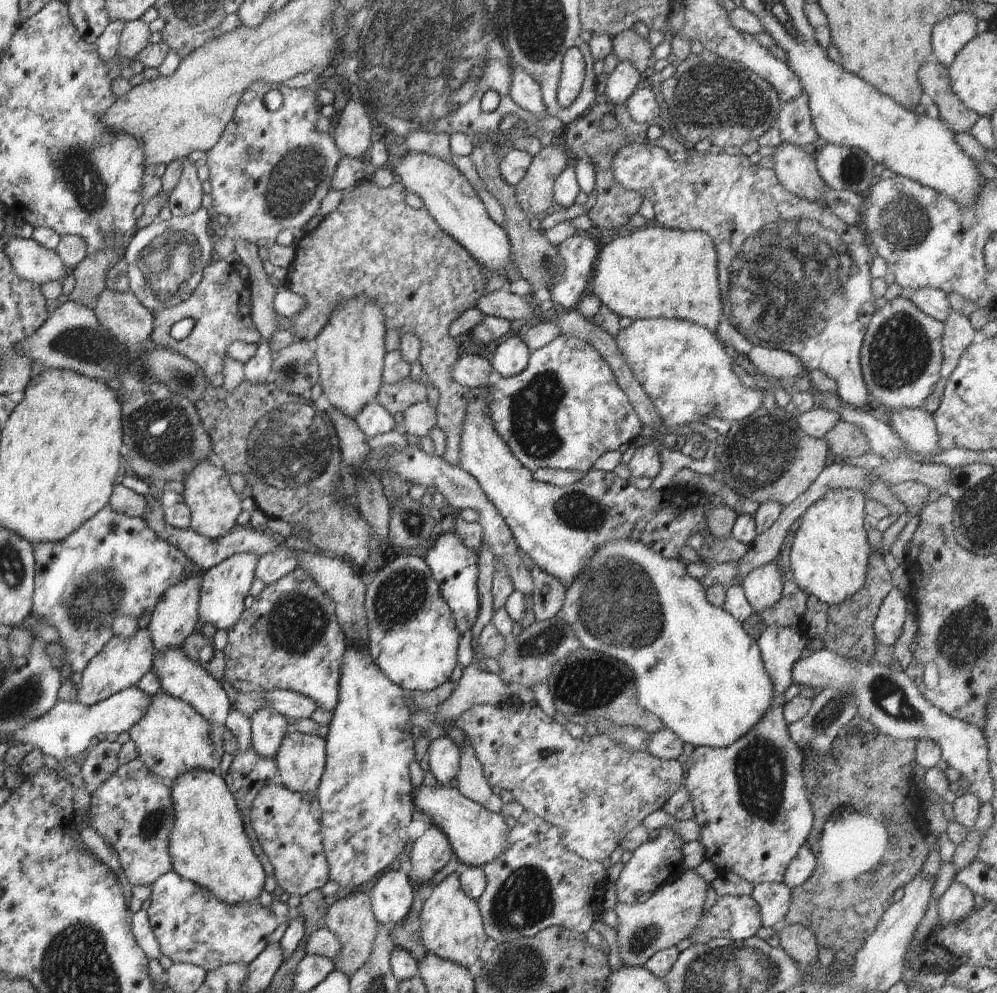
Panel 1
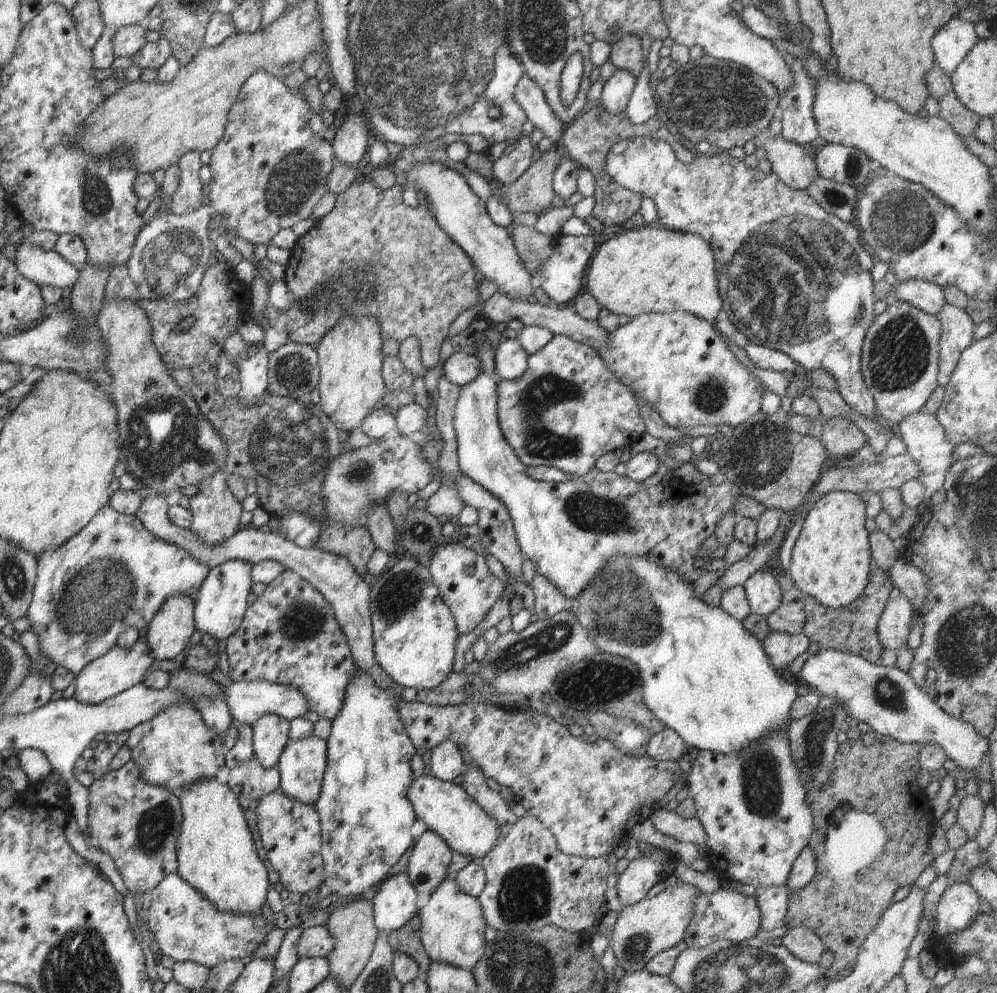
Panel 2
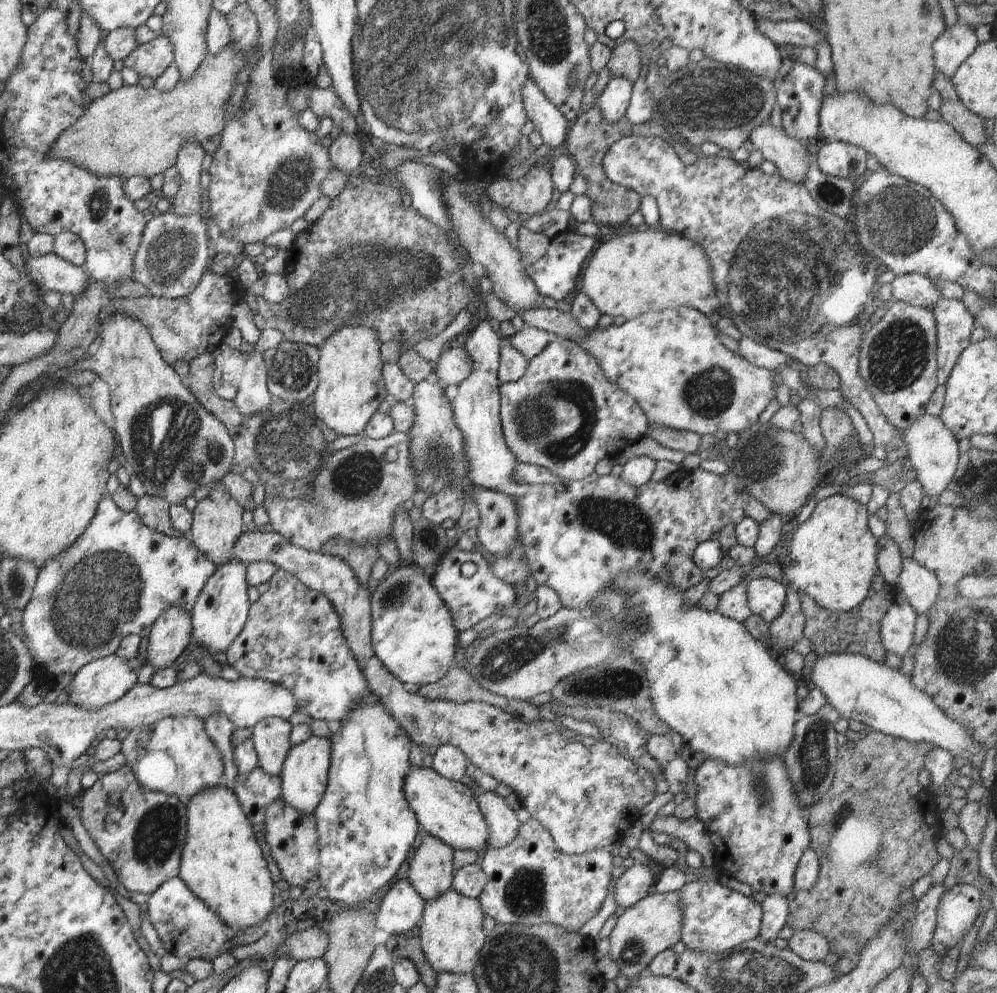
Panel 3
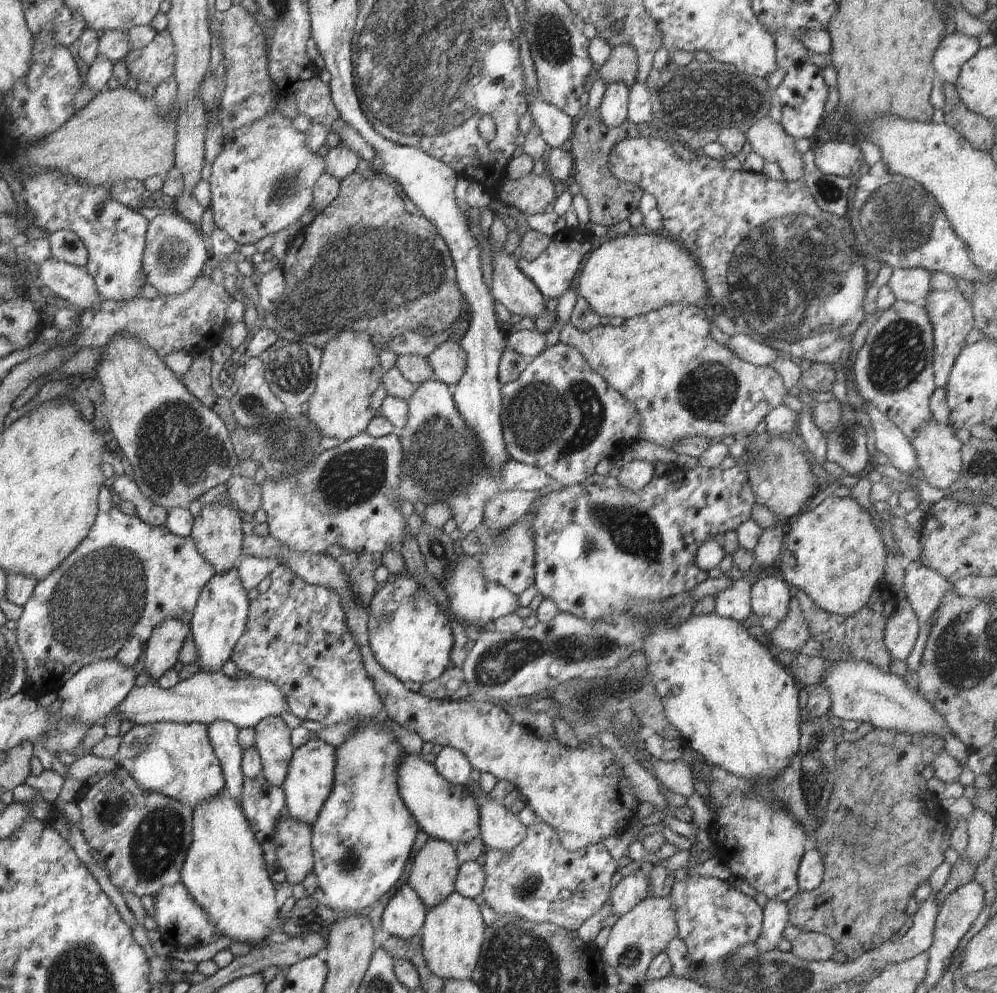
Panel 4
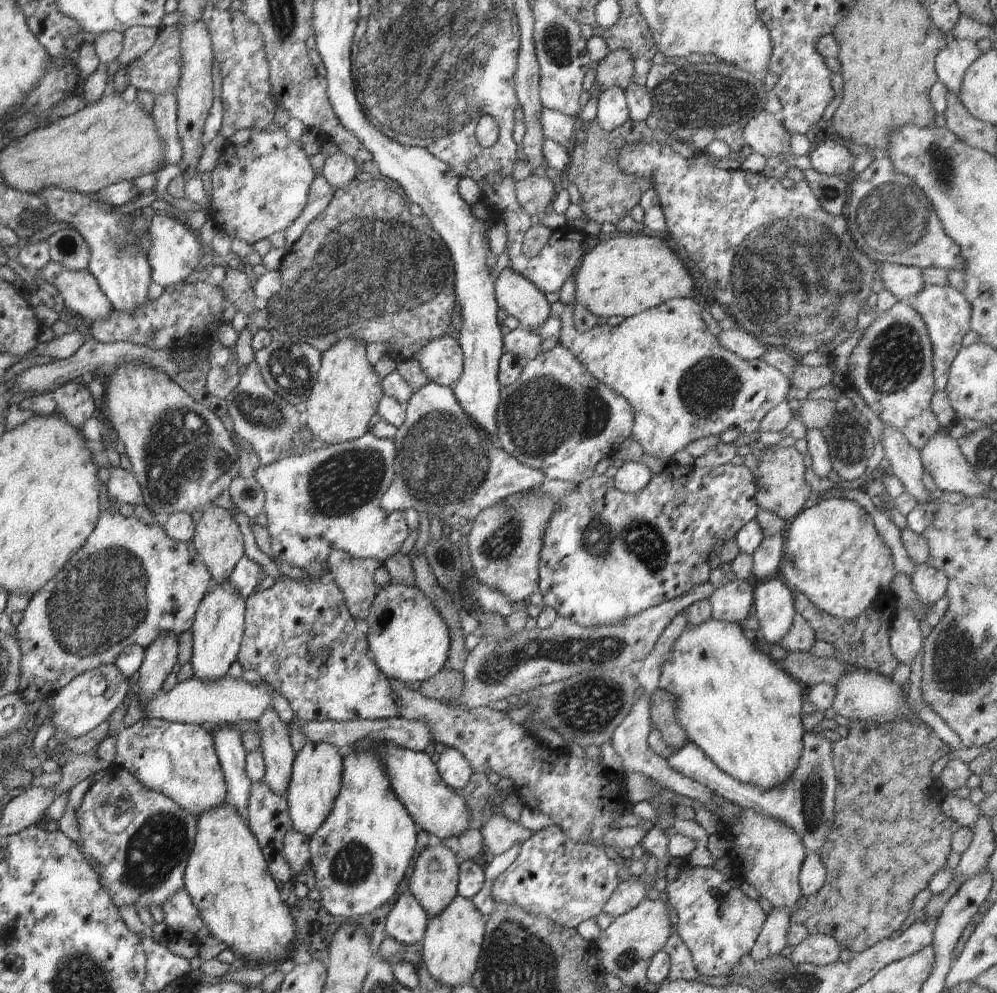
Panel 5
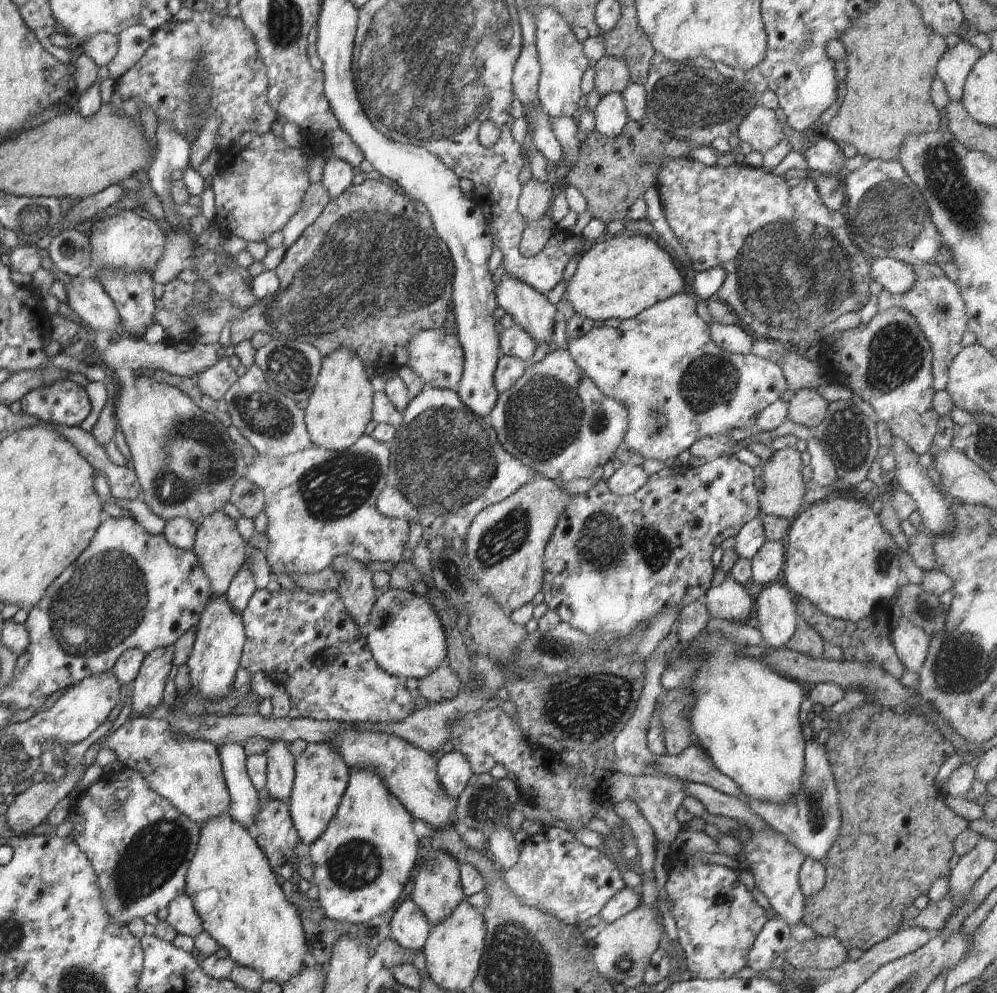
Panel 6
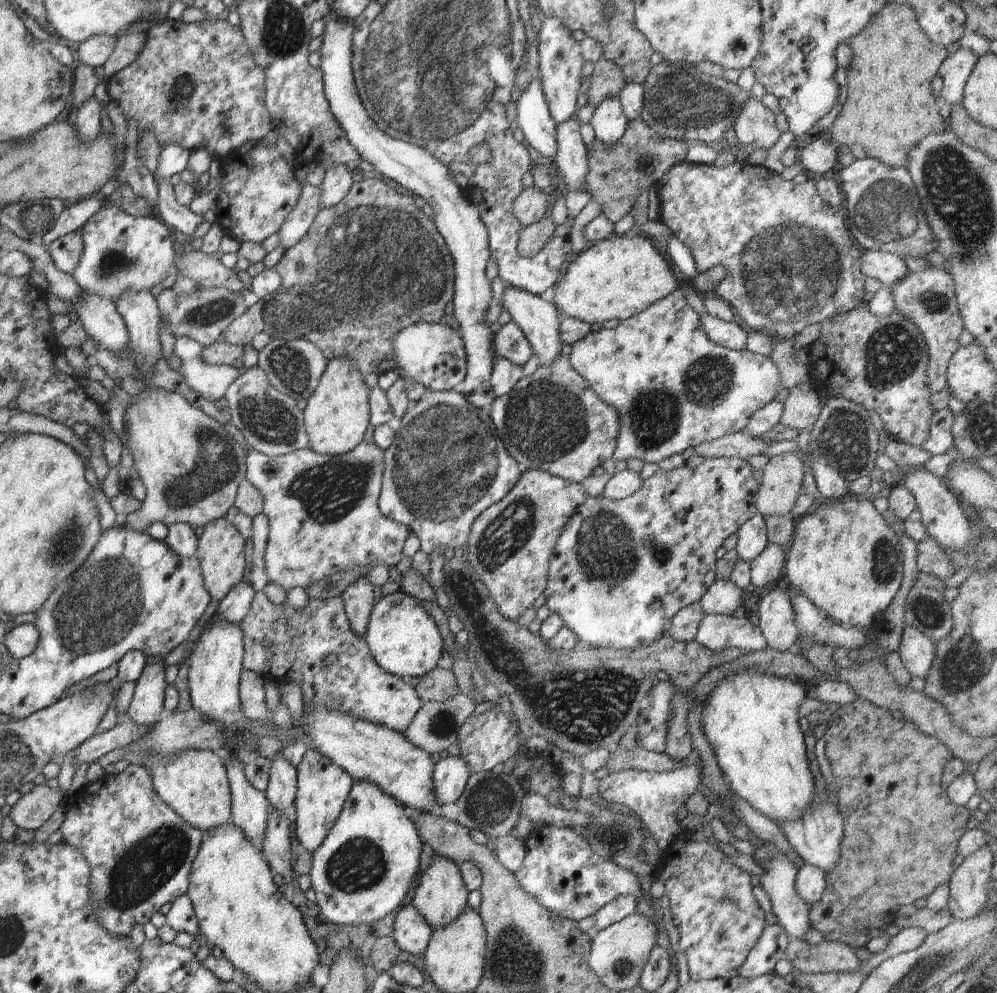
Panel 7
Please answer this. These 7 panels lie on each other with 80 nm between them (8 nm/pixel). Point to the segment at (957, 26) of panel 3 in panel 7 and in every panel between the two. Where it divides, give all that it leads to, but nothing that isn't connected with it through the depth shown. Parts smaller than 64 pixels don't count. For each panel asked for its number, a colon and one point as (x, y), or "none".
4: (956, 48)
5: (951, 63)
6: (954, 65)
7: (954, 70)

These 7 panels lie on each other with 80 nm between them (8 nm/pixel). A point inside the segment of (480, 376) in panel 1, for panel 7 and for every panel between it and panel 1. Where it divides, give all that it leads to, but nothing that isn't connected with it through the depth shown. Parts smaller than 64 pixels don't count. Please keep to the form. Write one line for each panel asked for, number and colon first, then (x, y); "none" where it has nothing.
2: (460, 368)
3: (454, 366)
4: (449, 361)
5: (441, 359)
6: (437, 357)
7: (434, 355)

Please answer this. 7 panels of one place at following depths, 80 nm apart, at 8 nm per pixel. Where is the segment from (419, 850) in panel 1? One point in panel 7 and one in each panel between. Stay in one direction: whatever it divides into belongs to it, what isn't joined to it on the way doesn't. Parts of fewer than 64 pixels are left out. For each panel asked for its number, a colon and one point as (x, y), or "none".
2: (427, 867)
3: (431, 870)
4: (432, 876)
5: (436, 874)
6: (437, 890)
7: (441, 896)

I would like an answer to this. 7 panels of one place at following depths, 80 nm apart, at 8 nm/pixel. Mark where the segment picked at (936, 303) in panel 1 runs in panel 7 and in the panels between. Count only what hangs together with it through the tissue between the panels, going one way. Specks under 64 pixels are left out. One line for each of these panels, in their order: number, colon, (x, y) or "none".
2: (930, 298)
3: (915, 289)
4: (911, 285)
5: (904, 282)
6: (897, 277)
7: (887, 267)

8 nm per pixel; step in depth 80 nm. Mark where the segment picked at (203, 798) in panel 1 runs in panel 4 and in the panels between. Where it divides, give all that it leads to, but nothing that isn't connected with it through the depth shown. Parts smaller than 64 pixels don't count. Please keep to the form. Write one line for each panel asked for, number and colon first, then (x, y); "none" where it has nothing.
2: (217, 854)
3: (221, 862)
4: (224, 870)

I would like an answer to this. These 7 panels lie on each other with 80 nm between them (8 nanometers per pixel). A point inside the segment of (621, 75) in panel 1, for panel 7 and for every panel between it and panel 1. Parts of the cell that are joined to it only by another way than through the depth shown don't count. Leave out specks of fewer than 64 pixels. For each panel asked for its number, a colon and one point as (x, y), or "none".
2: (617, 91)
3: (613, 102)
4: (613, 109)
5: (613, 112)
6: (610, 114)
7: (609, 122)

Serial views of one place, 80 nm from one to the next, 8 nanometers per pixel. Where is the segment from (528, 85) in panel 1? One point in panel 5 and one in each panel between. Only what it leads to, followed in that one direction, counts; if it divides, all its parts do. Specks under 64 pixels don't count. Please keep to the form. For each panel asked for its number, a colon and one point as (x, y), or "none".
2: (527, 93)
3: (549, 121)
4: (556, 127)
5: (557, 126)

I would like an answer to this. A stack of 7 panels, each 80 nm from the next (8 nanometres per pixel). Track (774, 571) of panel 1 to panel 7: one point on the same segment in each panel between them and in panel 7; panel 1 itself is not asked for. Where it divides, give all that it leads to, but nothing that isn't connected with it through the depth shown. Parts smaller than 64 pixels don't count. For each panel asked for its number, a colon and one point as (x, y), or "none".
2: (764, 594)
3: (765, 596)
4: (770, 595)
5: (773, 601)
6: (775, 605)
7: (777, 620)

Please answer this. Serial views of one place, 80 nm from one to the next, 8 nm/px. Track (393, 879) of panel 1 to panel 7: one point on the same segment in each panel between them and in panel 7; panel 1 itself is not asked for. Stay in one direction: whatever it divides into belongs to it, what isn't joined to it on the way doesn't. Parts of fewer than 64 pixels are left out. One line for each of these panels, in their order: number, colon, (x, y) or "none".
2: (394, 904)
3: (401, 908)
4: (403, 917)
5: (406, 922)
6: (409, 927)
7: (412, 933)

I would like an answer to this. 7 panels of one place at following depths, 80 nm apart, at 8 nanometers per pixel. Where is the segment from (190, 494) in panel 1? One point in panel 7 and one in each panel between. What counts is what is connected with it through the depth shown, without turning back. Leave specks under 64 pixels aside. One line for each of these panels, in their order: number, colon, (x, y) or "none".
2: (215, 511)
3: (217, 519)
4: (216, 532)
5: (217, 538)
6: (220, 548)
7: (220, 549)

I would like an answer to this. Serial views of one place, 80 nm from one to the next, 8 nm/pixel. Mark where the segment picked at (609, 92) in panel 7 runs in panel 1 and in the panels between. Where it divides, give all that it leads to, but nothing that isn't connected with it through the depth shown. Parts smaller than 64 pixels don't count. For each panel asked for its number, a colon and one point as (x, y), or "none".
1: (627, 45)
2: (626, 52)
3: (625, 61)
4: (622, 65)
5: (616, 69)
6: (612, 73)

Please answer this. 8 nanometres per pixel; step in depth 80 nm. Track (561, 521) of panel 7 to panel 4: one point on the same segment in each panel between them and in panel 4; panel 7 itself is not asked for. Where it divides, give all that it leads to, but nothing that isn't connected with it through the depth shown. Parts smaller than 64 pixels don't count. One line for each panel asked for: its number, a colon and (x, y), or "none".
4: (506, 557)
5: (504, 544)
6: (505, 545)

